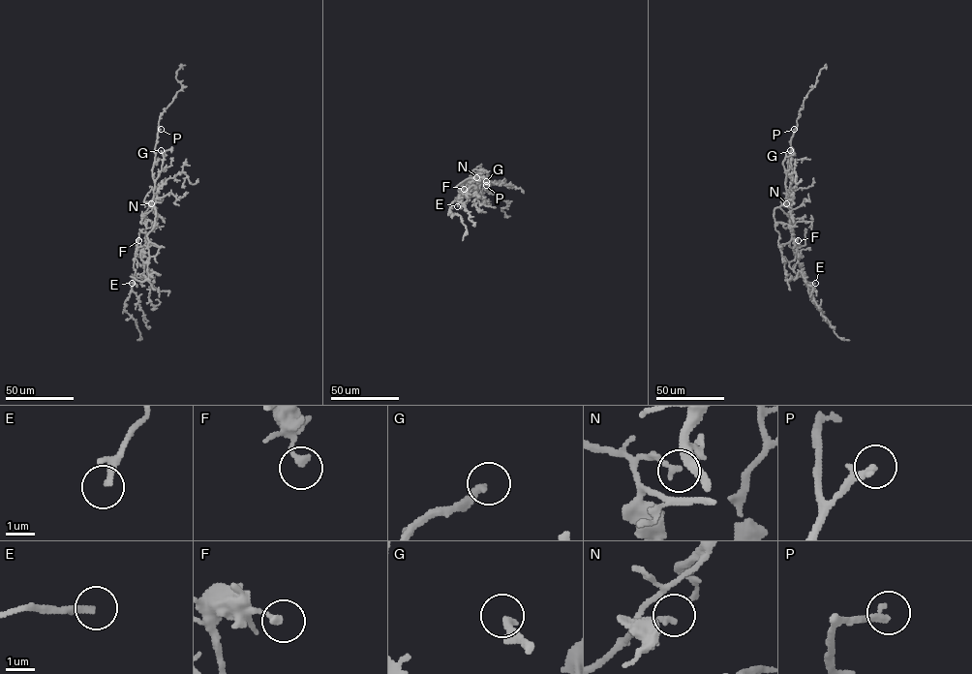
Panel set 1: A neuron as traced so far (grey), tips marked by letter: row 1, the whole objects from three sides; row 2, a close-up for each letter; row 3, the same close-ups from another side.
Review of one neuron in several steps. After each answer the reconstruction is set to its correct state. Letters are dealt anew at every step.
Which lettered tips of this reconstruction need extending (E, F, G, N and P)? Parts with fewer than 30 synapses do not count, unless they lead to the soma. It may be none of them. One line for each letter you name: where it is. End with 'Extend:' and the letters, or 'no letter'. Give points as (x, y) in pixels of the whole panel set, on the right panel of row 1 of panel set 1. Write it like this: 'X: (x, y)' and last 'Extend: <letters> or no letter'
G: (790, 150)
P: (794, 129)
Extend: G, P

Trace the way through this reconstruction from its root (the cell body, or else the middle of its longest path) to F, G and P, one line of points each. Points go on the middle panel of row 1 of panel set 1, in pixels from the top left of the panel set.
F: (480, 165), (472, 170), (484, 170), (473, 179), (465, 181), (464, 189)
G: (480, 165), (476, 175), (484, 177), (488, 173), (486, 181)
P: (480, 165), (477, 178), (486, 185)

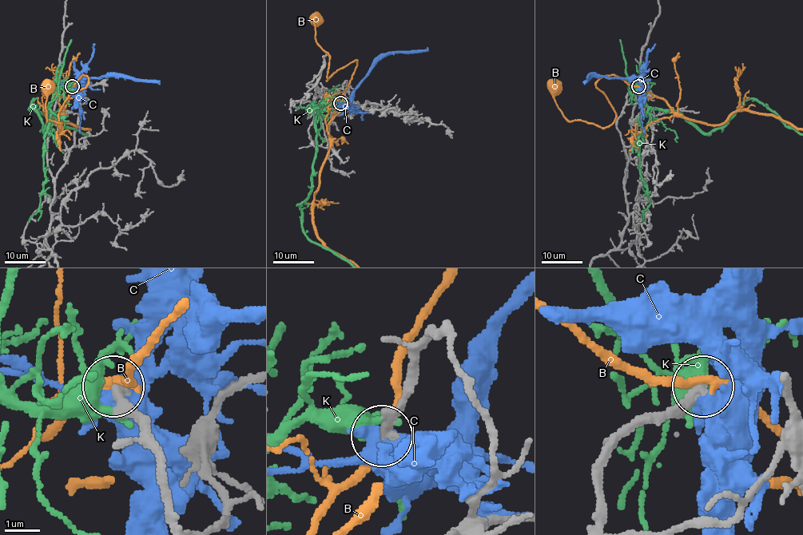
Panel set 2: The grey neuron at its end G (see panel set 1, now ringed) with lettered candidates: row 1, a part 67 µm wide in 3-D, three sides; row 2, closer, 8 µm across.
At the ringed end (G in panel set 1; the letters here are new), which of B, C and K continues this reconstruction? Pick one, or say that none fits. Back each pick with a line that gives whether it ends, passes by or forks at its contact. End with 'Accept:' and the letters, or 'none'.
Accept: none

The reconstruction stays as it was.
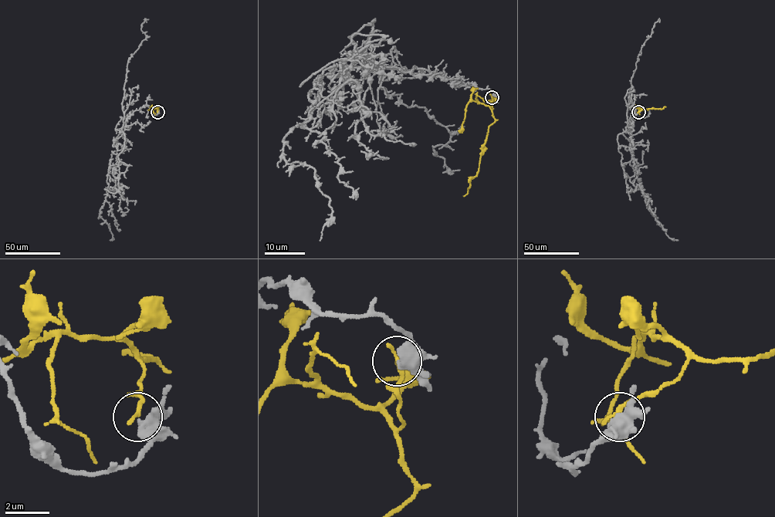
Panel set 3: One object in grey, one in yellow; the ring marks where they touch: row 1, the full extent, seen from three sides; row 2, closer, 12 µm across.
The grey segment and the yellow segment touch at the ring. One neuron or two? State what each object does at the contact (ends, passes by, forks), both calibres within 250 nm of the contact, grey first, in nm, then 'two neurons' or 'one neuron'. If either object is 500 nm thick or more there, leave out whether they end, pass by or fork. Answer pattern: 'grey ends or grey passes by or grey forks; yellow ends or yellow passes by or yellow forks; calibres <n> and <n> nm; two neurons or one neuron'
grey forks; yellow ends; calibres 360 and 200 nm; two neurons

